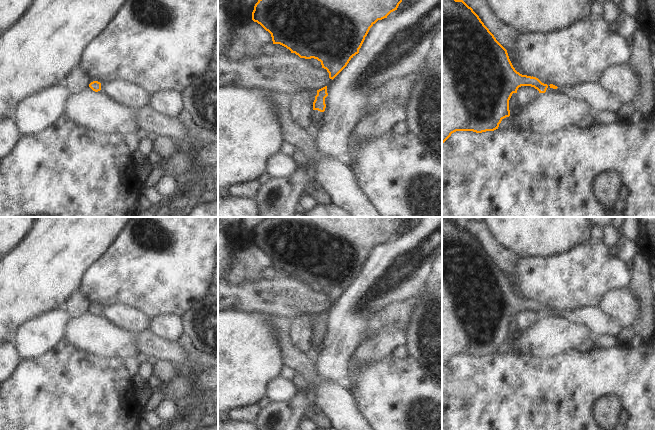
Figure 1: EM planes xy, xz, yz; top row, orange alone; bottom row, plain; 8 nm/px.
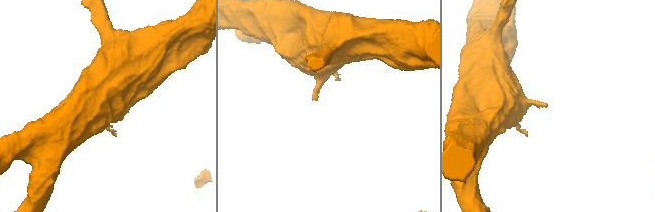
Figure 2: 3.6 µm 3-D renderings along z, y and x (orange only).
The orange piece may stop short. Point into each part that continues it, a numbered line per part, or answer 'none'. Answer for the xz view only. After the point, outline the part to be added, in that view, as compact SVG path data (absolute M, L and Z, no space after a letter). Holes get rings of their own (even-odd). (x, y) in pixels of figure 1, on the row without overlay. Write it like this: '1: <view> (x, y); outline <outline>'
1: xz (315, 339); outline M313 334L311 337L311 345L316 347L321 341L323 341L324 336L320 336L318 334Z

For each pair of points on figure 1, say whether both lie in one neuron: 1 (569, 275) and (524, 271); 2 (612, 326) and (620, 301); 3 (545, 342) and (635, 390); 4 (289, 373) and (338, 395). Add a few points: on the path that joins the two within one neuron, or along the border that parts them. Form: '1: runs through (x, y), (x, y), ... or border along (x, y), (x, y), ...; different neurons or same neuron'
1: runs through (558, 275), (535, 275); same neuron
2: border along (598, 306), (619, 322), (623, 338); different neurons
3: border along (576, 348), (561, 354), (542, 358); different neurons
4: border along (284, 364), (289, 366), (295, 373); different neurons

